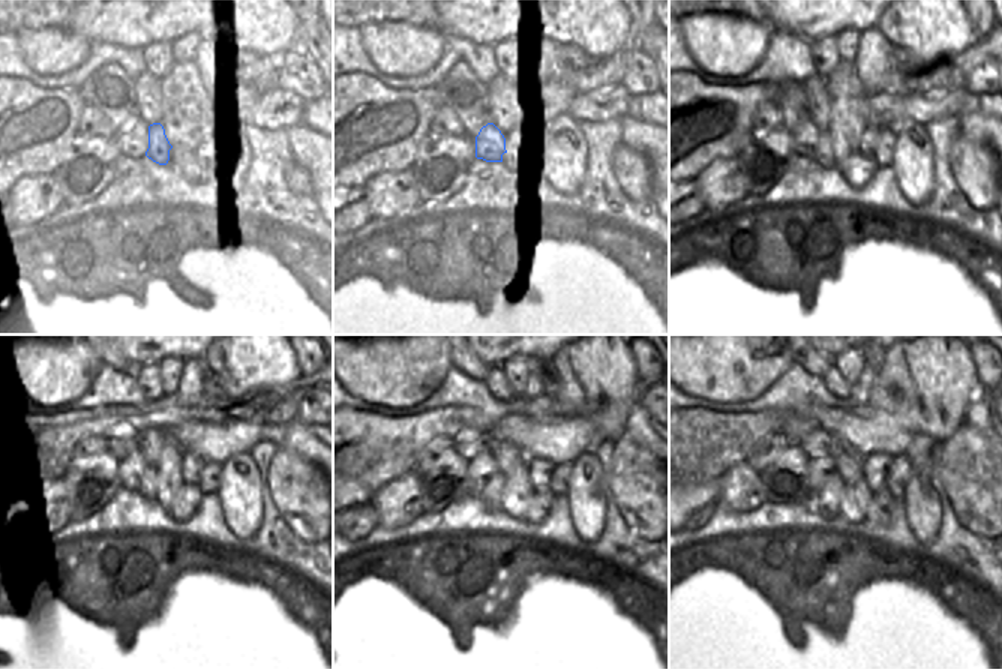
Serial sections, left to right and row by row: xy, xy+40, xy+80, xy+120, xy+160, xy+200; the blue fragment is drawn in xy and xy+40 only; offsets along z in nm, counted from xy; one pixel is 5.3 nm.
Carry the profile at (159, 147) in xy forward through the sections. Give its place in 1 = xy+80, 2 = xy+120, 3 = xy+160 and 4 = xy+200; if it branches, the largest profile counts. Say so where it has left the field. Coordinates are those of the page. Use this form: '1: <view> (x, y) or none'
1: xy+80 (822, 153)
2: xy+120 (149, 486)
3: xy+160 (491, 495)
4: xy+200 (828, 497)

